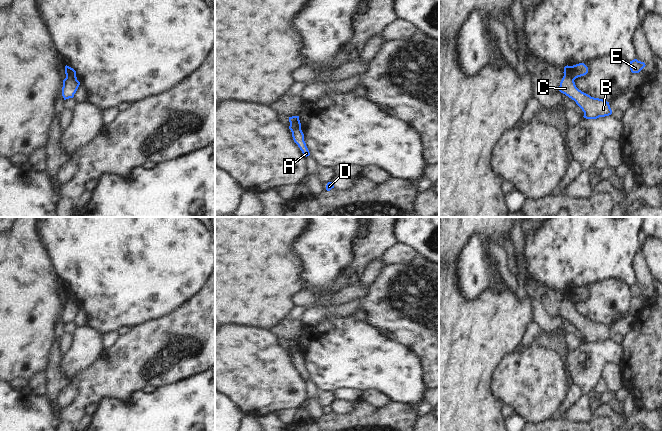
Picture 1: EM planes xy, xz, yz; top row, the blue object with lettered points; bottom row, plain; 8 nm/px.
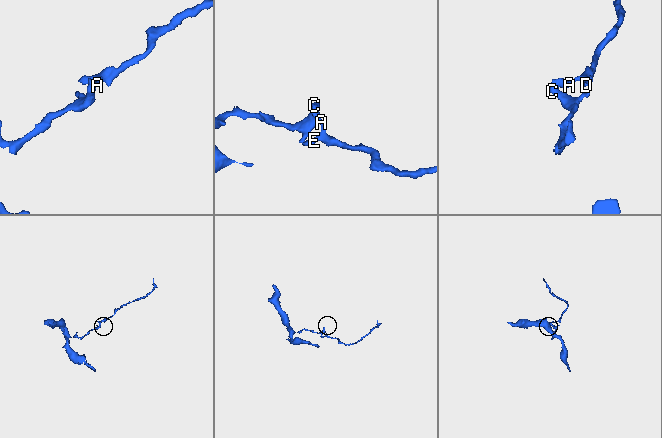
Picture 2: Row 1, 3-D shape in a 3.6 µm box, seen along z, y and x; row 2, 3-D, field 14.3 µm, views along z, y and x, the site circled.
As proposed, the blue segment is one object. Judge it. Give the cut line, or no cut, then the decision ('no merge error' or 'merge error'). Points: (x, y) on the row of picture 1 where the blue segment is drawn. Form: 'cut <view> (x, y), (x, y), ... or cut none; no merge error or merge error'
cut xz (298, 118), (290, 125); merge error

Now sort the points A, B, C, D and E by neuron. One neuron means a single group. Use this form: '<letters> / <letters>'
A D E / B C

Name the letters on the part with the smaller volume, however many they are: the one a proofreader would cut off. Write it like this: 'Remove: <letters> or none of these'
Remove: A, D, E

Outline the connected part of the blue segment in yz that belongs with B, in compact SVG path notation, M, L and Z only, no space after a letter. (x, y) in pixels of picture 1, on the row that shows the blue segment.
M567 75L563 76L560 82L559 91L576 102L584 112L583 117L586 119L597 119L612 114L609 102L591 97L582 92L576 87L574 79Z

